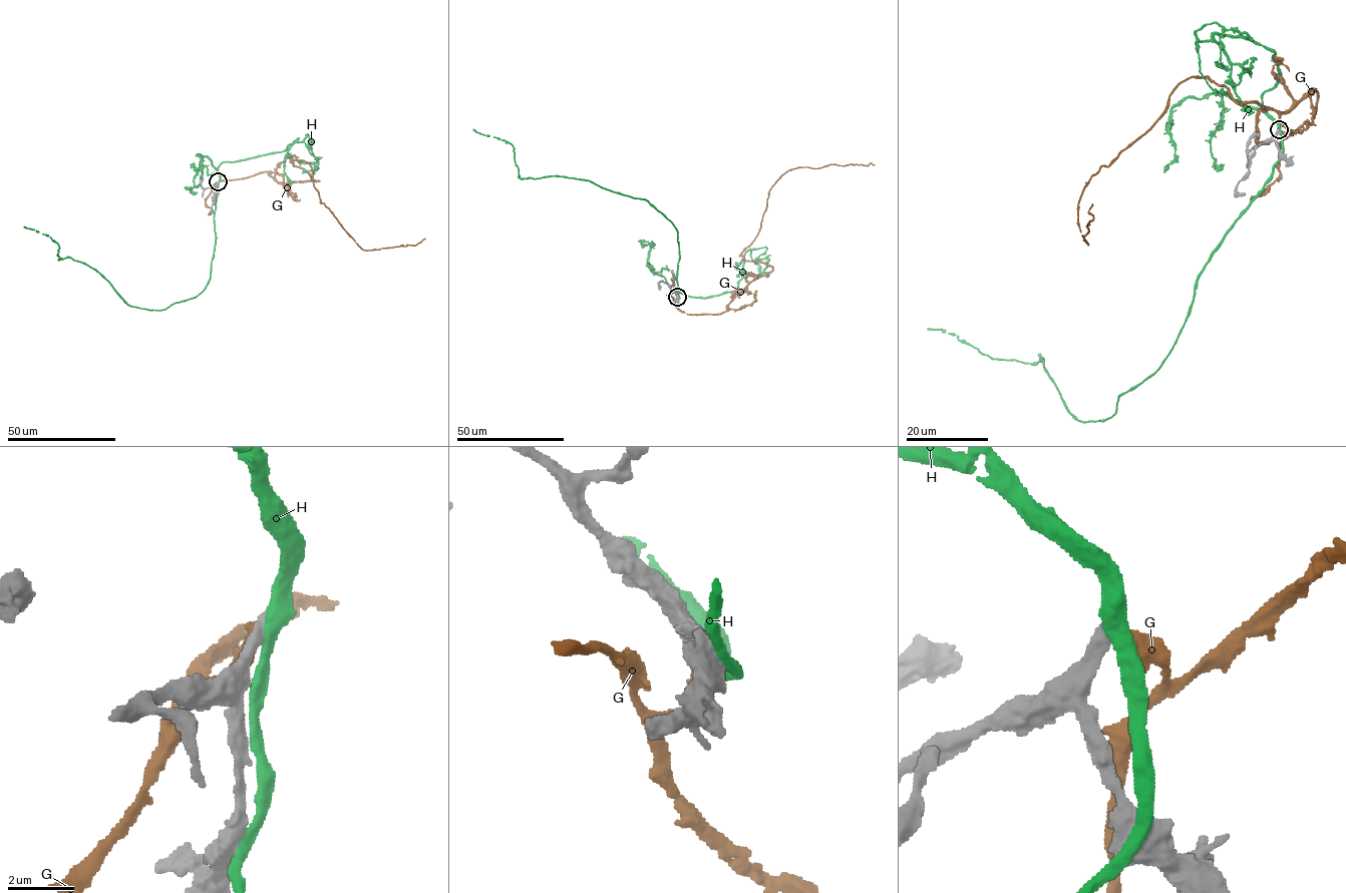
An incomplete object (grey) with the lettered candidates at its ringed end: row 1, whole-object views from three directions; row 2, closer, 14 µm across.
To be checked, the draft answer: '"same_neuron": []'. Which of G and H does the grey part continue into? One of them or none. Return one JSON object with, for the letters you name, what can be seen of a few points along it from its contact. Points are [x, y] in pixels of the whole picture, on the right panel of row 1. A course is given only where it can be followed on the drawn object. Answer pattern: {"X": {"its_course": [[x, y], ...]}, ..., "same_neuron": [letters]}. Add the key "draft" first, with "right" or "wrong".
{"draft": "right", "same_neuron": []}

